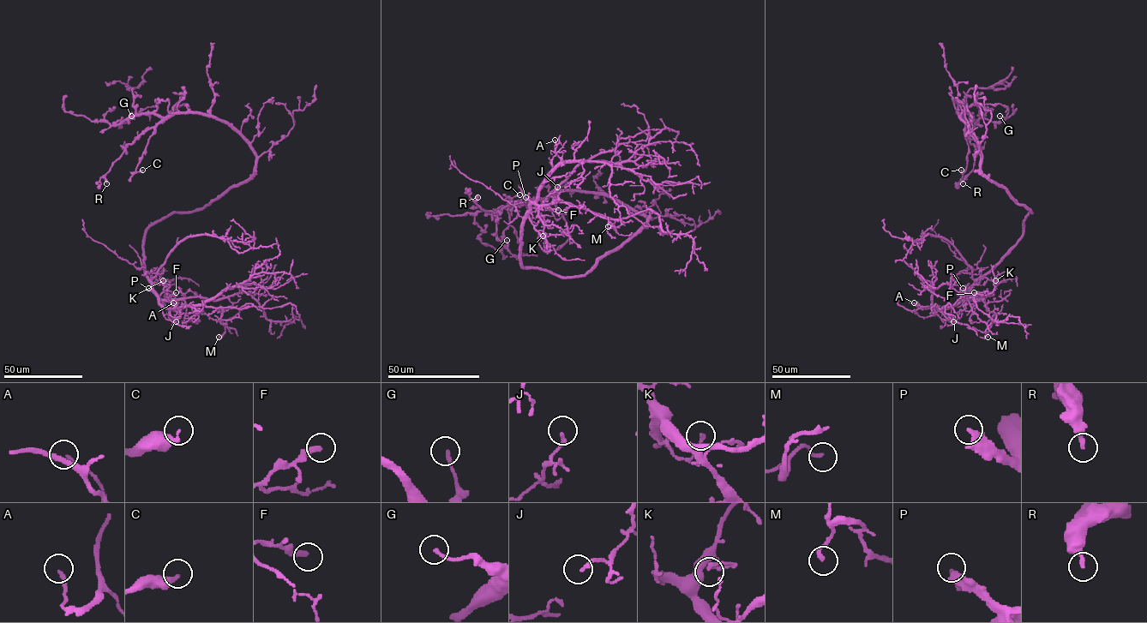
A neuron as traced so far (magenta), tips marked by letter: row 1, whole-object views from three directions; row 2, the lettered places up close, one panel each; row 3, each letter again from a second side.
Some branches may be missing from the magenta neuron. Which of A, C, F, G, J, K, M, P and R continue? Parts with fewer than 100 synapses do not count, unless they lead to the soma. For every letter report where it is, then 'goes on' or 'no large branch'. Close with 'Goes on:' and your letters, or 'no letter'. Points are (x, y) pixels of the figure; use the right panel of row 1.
A: place (914, 302); no large branch
C: place (961, 170); no large branch
F: place (974, 292); no large branch
G: place (999, 116); no large branch
J: place (953, 321); no large branch
K: place (995, 280); no large branch
M: place (987, 337); no large branch
P: place (963, 288); goes on
R: place (963, 183); no large branch
Goes on: P

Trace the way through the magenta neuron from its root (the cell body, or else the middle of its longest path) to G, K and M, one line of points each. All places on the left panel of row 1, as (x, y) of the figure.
G: (191, 212), (254, 173), (253, 148), (229, 124), (201, 114), (134, 115), (115, 124), (131, 116)
K: (191, 212), (171, 213), (156, 221), (147, 230), (143, 247), (145, 272), (150, 278), (163, 280)
M: (191, 212), (171, 213), (147, 230), (145, 274), (159, 297), (183, 299), (225, 323), (225, 332), (219, 337)

